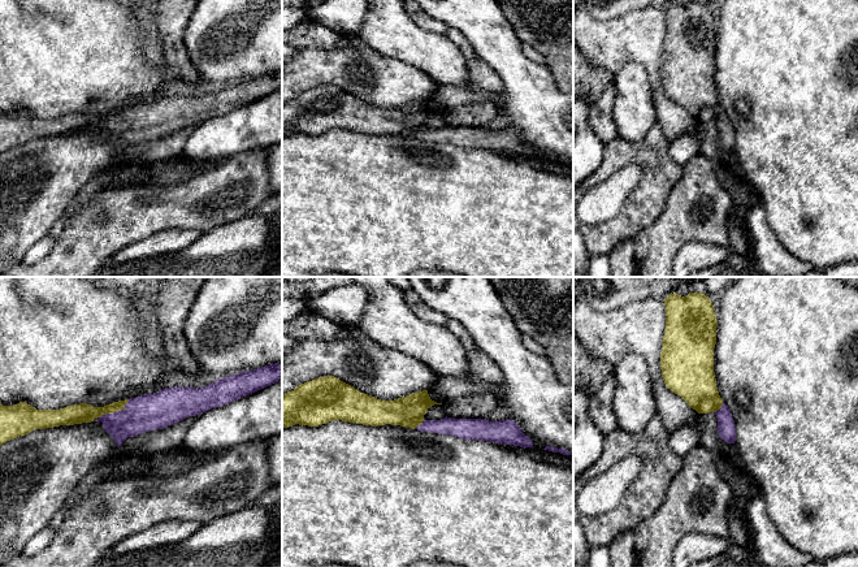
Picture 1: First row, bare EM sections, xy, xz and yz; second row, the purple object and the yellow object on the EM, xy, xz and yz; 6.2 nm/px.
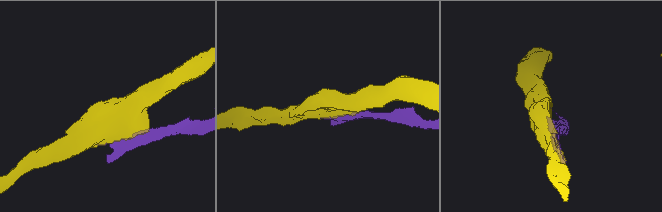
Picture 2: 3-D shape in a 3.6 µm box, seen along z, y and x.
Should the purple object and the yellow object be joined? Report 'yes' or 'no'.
no

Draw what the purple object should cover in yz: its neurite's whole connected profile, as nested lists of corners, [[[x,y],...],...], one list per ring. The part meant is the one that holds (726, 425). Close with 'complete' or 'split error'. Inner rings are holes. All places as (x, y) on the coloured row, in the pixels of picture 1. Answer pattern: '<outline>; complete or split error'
[[[723,402],[722,408],[715,412],[718,419],[718,432],[719,437],[727,443],[734,443],[736,441],[736,428],[734,421],[728,406]]]; complete

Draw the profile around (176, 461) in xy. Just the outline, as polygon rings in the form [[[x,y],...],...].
[[[179,447],[169,451],[161,451],[156,454],[139,455],[127,453],[117,467],[109,468],[103,476],[91,476],[94,482],[101,480],[109,480],[118,476],[170,476],[181,472],[187,472],[195,466],[204,464],[222,453],[204,453],[204,454],[190,454]]]

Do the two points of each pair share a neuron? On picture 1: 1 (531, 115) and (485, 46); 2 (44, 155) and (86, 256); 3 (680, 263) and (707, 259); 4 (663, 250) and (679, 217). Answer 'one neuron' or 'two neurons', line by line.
1: one neuron
2: two neurons
3: one neuron
4: one neuron

